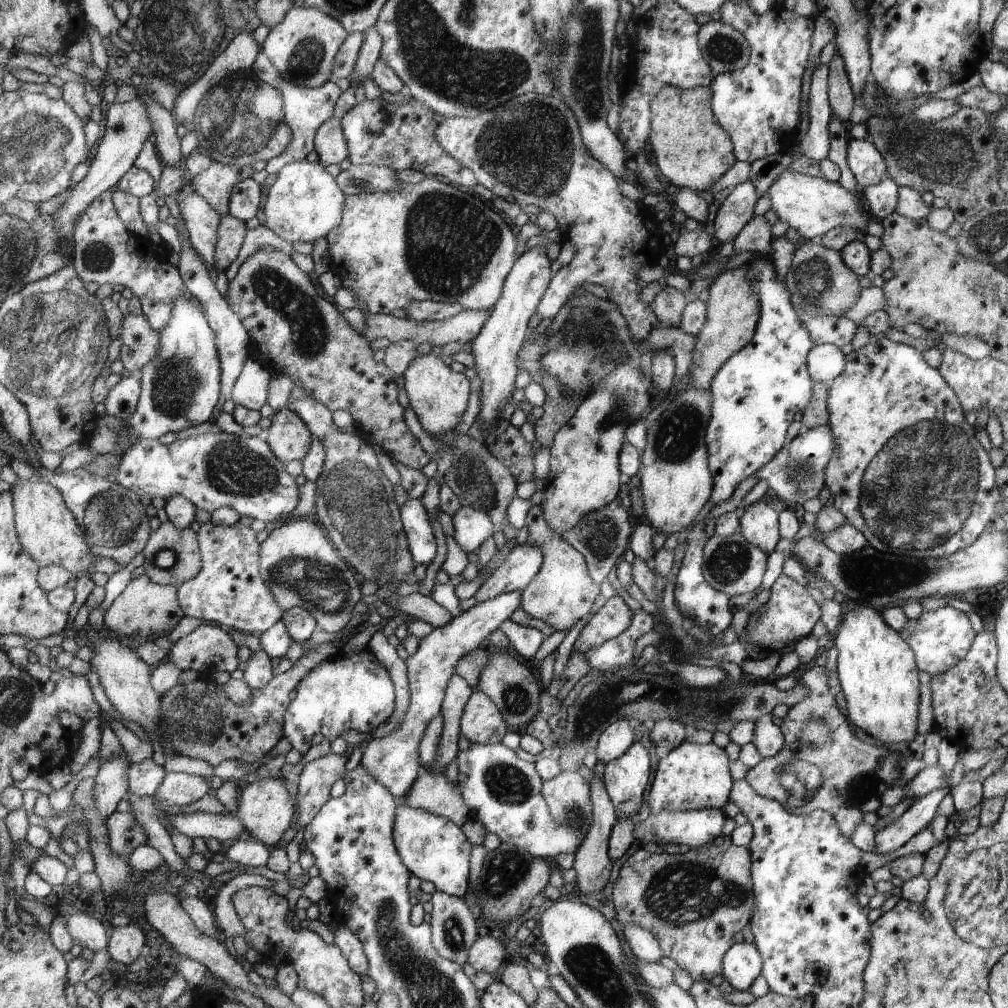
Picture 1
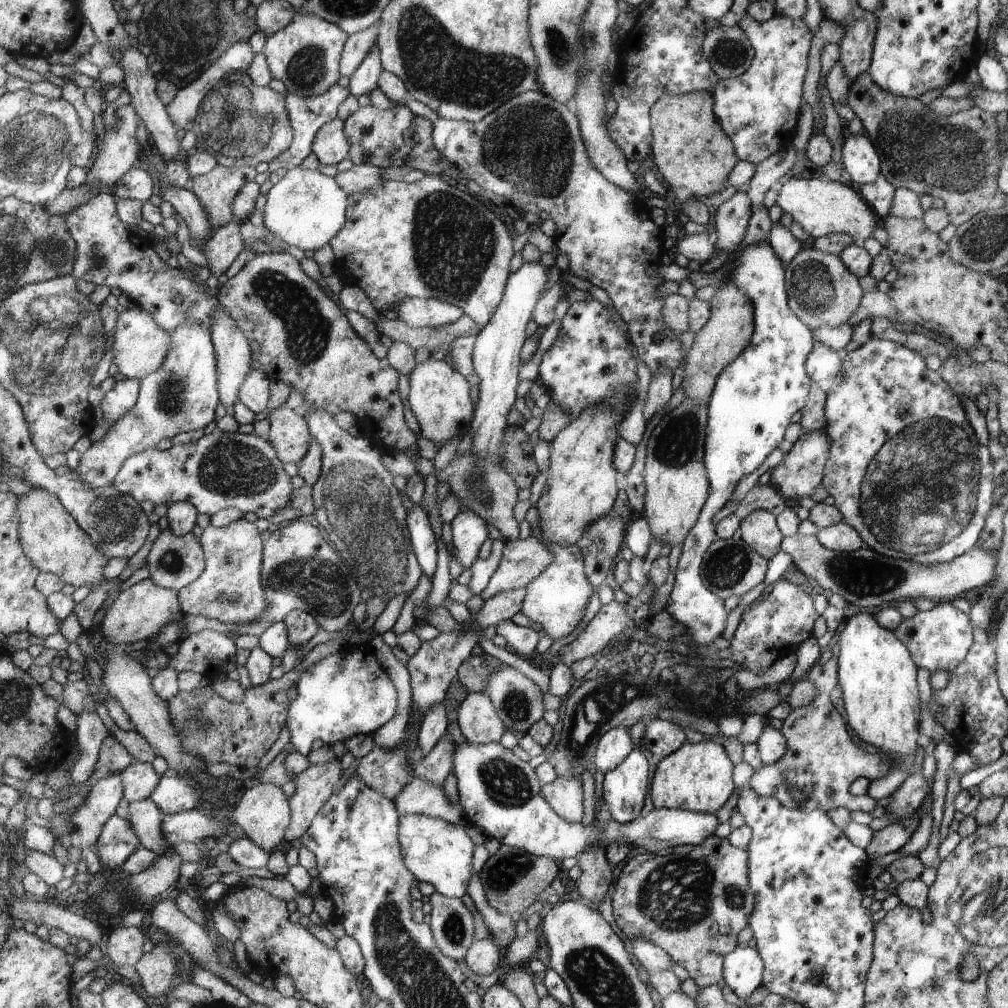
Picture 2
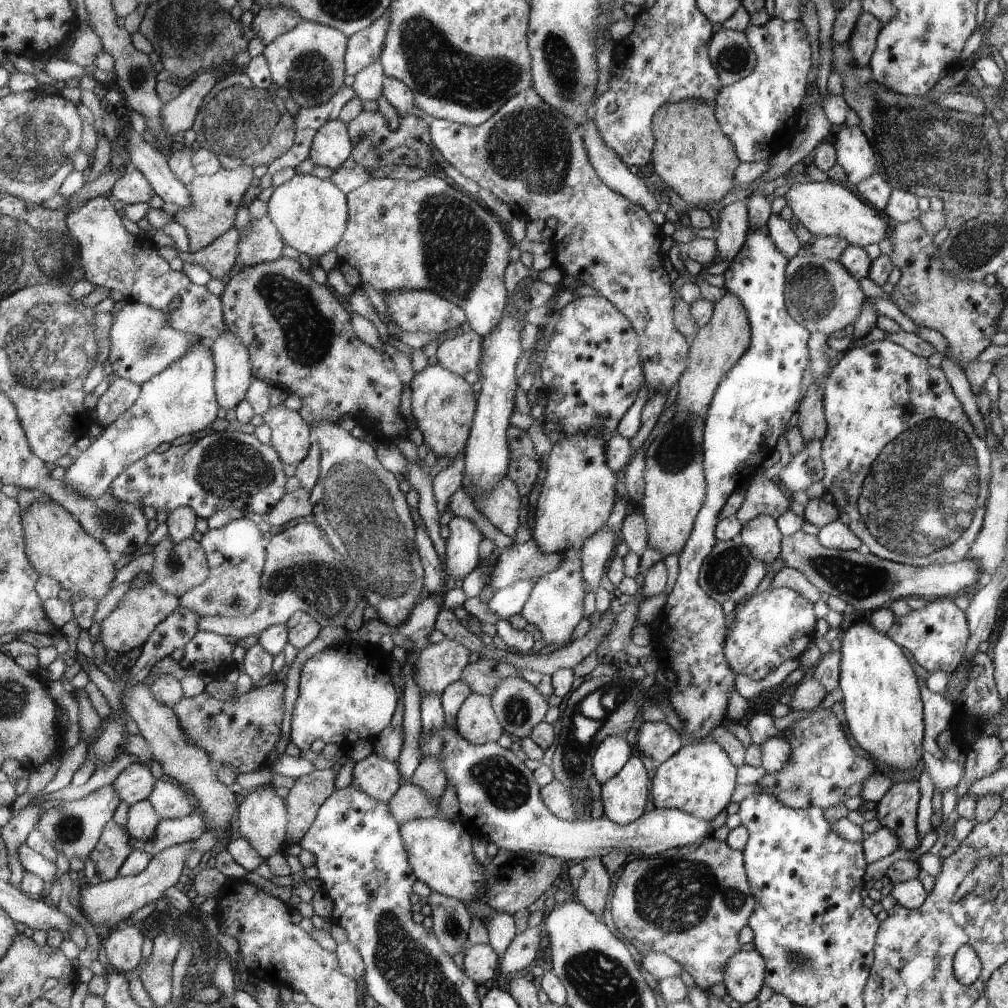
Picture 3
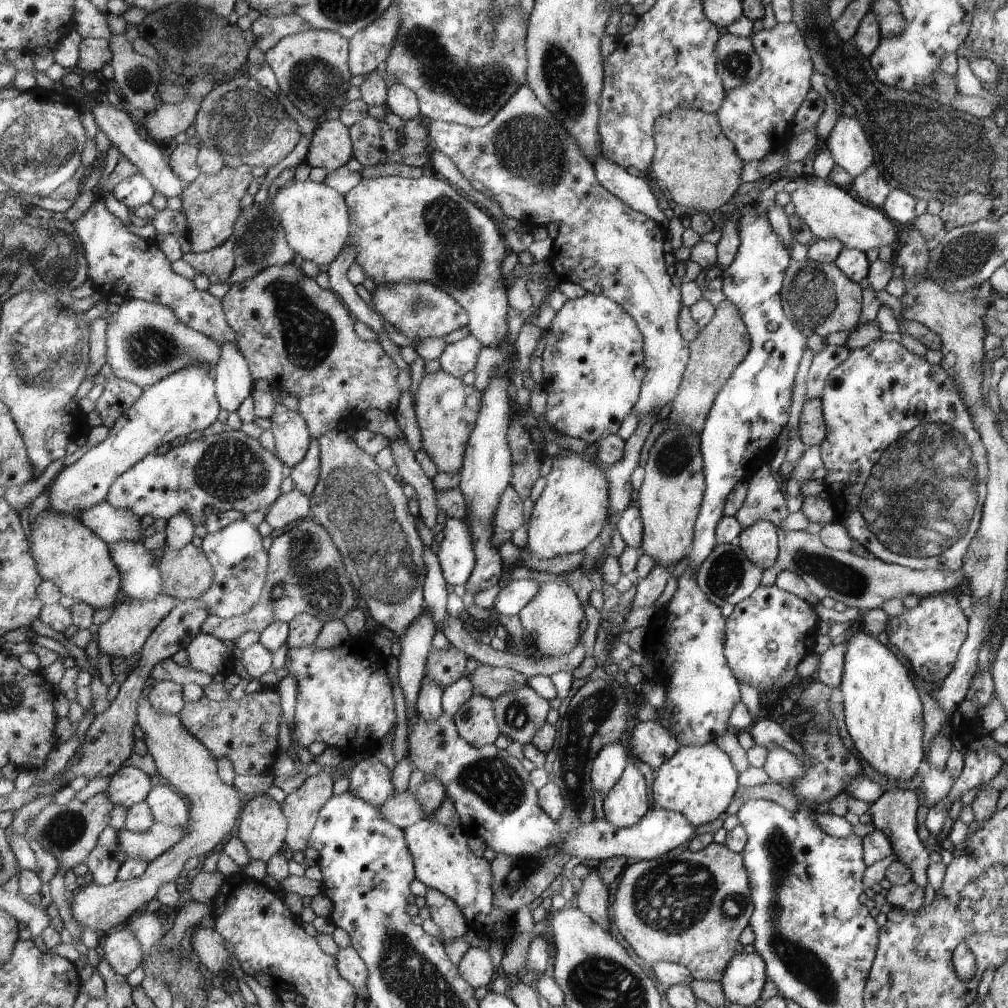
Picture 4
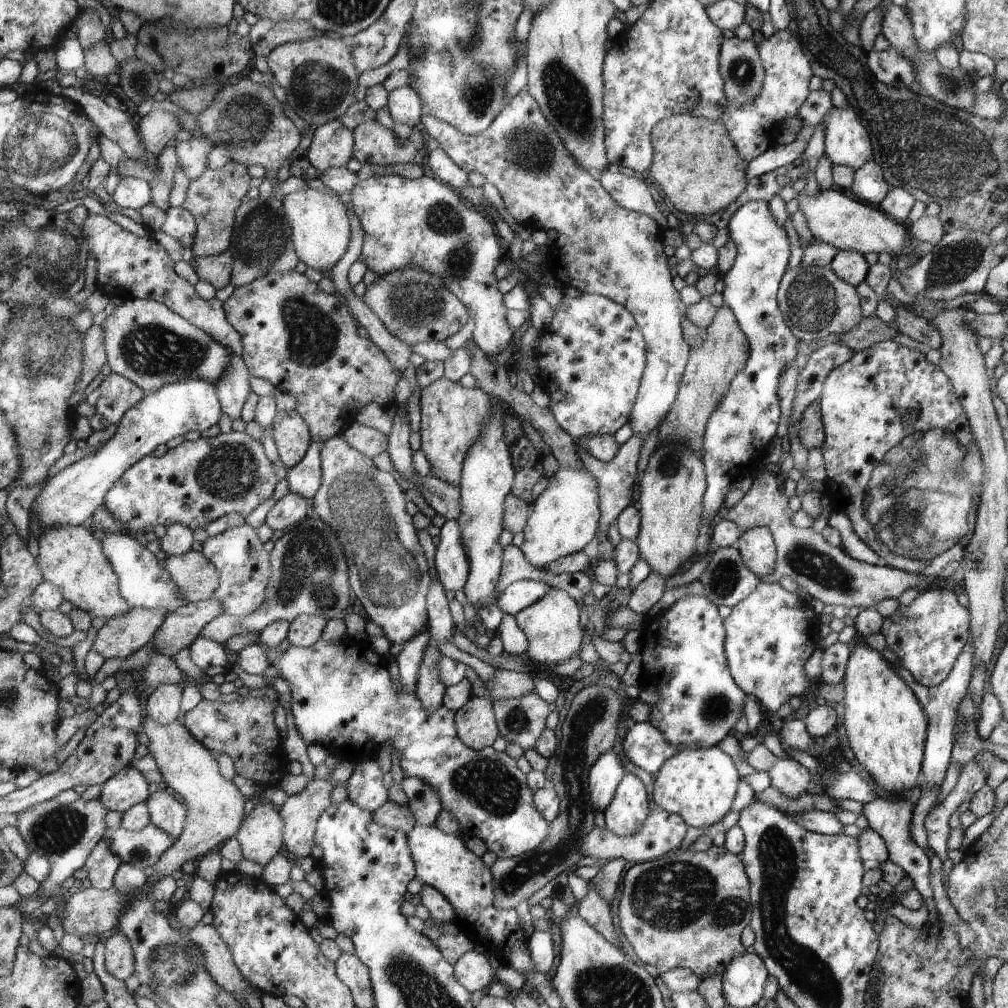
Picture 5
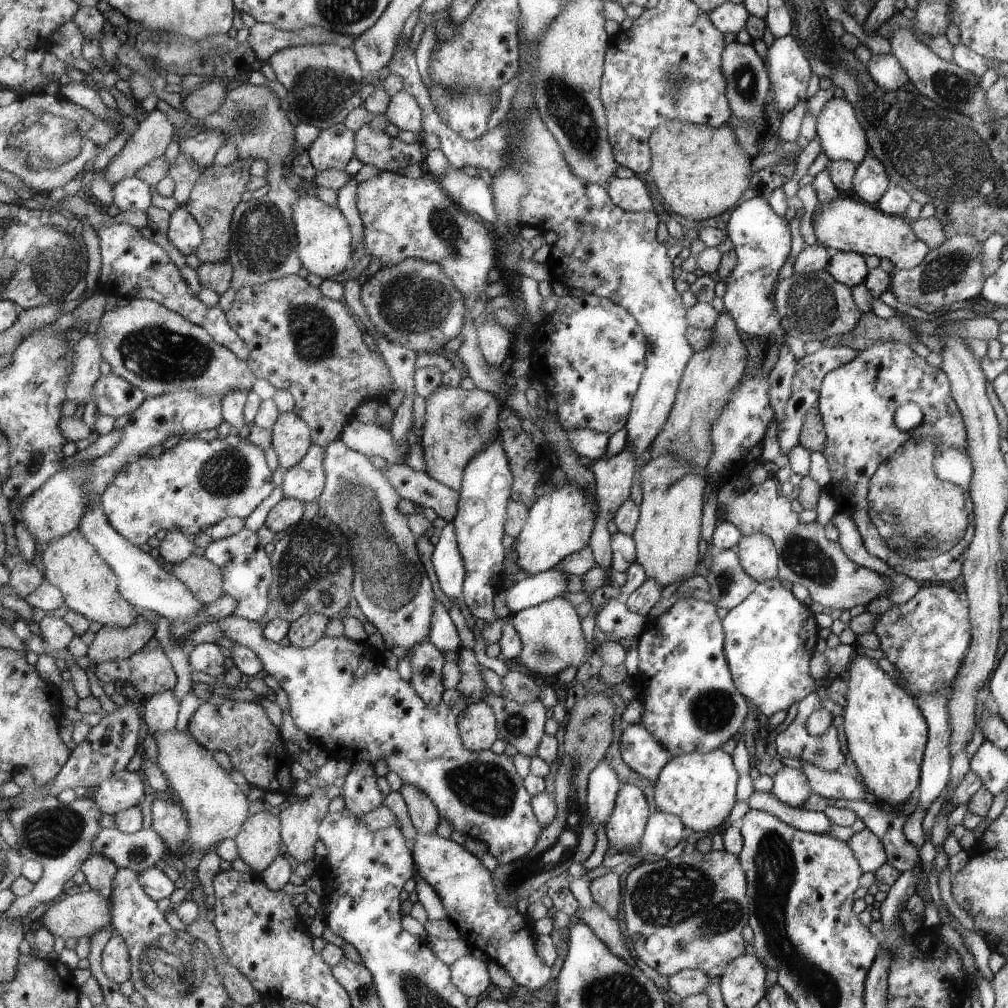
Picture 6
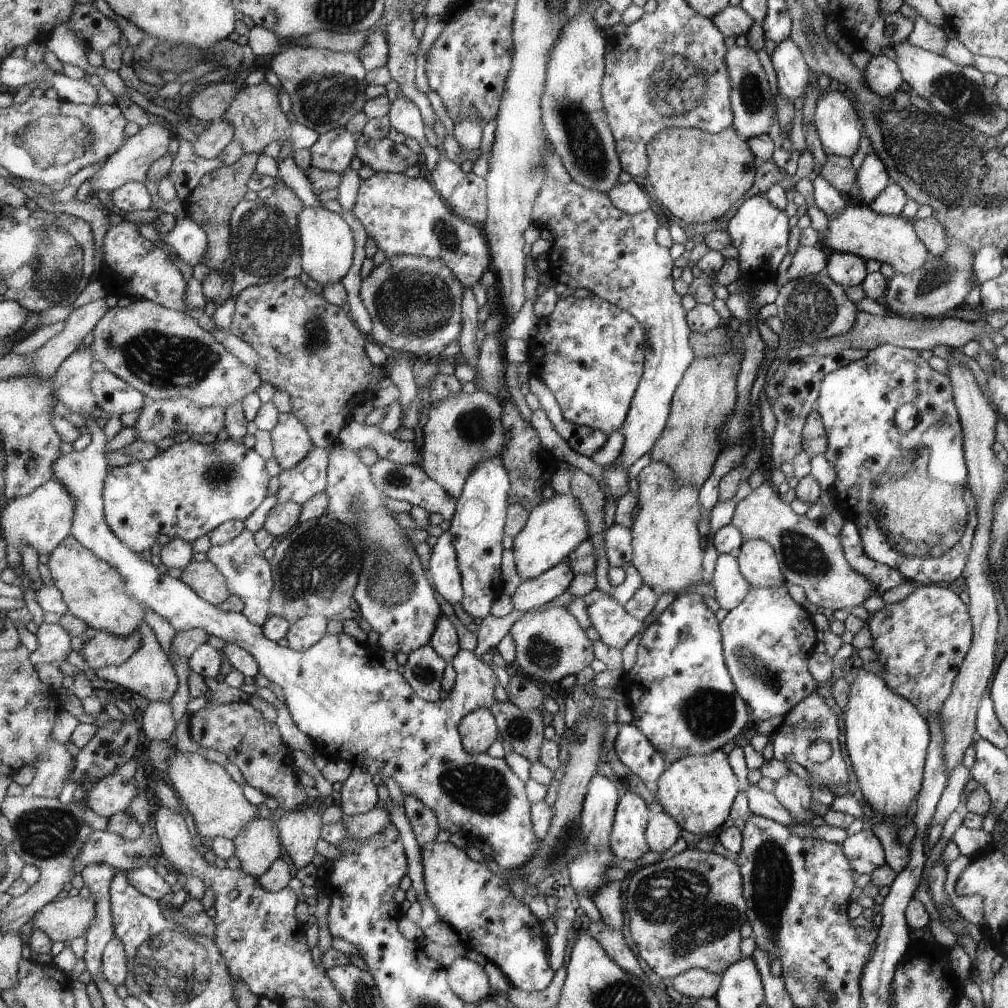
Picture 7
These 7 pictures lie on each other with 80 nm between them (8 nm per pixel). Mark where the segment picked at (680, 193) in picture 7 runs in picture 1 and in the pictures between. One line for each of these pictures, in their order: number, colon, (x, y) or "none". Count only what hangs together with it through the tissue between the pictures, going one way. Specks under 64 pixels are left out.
1: (692, 150)
2: (691, 150)
3: (693, 156)
4: (694, 160)
5: (697, 165)
6: (700, 171)

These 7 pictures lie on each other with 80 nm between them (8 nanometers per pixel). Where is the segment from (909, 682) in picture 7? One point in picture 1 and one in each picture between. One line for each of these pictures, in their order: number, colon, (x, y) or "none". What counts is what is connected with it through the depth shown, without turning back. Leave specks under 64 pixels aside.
1: (939, 639)
2: (938, 639)
3: (937, 635)
4: (930, 634)
5: (928, 635)
6: (926, 638)

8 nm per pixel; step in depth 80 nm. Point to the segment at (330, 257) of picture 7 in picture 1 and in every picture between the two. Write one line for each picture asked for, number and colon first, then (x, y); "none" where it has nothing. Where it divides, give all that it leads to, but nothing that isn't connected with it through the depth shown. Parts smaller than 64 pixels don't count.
1: (304, 204)
2: (306, 209)
3: (311, 215)
4: (316, 217)
5: (321, 230)
6: (325, 242)

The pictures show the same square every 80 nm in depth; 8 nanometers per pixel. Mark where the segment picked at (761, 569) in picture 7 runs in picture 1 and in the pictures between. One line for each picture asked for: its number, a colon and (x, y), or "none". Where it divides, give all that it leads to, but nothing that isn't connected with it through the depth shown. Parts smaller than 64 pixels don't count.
1: (758, 523)
2: (758, 530)
3: (761, 535)
4: (760, 541)
5: (757, 546)
6: (757, 553)

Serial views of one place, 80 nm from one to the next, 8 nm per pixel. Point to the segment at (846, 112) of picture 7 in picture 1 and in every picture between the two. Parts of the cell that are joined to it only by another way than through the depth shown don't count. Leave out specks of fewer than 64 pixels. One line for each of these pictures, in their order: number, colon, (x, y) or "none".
1: (868, 166)
2: (861, 160)
3: (855, 153)
4: (851, 149)
5: (847, 141)
6: (841, 135)

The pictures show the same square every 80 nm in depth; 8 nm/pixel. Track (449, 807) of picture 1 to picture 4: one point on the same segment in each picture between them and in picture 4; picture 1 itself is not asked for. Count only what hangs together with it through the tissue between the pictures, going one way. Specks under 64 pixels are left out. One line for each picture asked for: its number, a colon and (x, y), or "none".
2: (419, 797)
3: (409, 803)
4: (403, 810)

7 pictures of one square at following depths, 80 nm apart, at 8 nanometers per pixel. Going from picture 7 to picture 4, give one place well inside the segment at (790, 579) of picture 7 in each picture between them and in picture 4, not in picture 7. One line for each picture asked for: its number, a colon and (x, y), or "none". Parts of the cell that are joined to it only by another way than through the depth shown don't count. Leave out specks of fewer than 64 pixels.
4: (865, 583)
5: (827, 572)
6: (807, 556)

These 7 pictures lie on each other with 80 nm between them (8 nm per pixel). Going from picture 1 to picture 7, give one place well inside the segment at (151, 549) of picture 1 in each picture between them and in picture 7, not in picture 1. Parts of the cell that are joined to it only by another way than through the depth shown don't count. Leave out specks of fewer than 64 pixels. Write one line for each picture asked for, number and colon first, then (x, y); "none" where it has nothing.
2: (174, 562)
3: (178, 567)
4: (187, 573)
5: (197, 577)
6: (205, 579)
7: (205, 578)

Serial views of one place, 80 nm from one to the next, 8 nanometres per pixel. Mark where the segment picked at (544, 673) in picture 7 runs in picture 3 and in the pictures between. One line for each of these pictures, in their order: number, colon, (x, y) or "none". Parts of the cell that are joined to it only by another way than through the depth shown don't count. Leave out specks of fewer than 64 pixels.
3: (553, 610)
4: (551, 618)
5: (551, 625)
6: (552, 641)

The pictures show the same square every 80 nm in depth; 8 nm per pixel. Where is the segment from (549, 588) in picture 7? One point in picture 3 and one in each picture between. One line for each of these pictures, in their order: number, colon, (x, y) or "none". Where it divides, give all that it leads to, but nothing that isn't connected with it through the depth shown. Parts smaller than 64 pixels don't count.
3: (508, 601)
4: (514, 597)
5: (518, 596)
6: (530, 591)

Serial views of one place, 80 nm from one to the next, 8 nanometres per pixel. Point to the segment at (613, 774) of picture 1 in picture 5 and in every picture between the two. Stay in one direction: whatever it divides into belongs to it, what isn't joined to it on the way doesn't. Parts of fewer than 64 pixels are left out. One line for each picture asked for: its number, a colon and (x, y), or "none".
2: (624, 790)
3: (624, 797)
4: (627, 802)
5: (625, 815)

